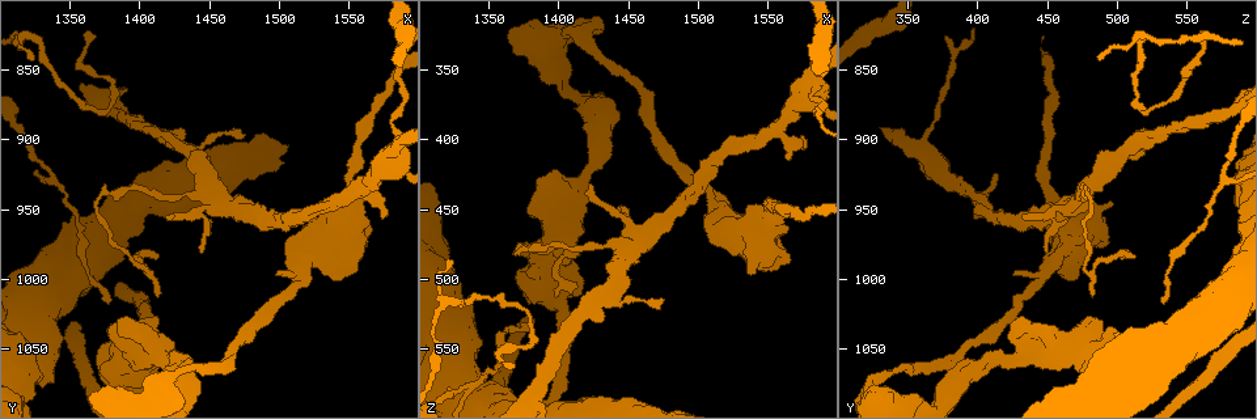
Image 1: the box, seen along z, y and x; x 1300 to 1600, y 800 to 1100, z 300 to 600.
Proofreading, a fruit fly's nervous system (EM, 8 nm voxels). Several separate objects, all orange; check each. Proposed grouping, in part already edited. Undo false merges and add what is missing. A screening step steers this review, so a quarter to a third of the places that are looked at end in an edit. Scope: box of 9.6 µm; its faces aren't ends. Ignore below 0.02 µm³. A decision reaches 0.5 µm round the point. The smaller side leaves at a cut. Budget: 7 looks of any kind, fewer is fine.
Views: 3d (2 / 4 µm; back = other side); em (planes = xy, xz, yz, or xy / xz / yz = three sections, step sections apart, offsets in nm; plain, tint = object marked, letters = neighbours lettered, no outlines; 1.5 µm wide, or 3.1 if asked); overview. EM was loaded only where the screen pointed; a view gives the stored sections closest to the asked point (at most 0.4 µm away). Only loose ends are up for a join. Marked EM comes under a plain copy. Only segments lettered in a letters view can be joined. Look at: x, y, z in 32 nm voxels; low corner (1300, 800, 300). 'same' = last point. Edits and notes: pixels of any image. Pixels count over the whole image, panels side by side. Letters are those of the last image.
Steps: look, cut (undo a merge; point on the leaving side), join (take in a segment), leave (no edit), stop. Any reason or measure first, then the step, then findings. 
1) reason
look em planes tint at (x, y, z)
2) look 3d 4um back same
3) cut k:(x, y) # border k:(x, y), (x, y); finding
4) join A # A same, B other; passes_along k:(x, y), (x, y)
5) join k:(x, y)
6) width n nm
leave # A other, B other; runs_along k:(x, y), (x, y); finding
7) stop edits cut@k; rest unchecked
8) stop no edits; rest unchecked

thin end
look em yz step 4 letters at (1360, 826, 560)

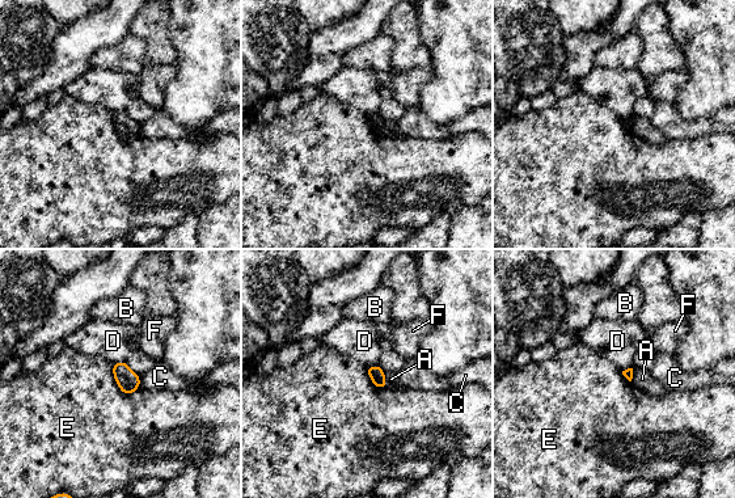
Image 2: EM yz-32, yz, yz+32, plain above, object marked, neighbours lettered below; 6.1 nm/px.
leave # A other, B other, C other, D other, E other, F other; border 2:(112, 364), (125, 393), (140, 387); no lettered segment goes on from it

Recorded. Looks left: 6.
abrupt turn
look em planes letters at (1370, 946, 482)

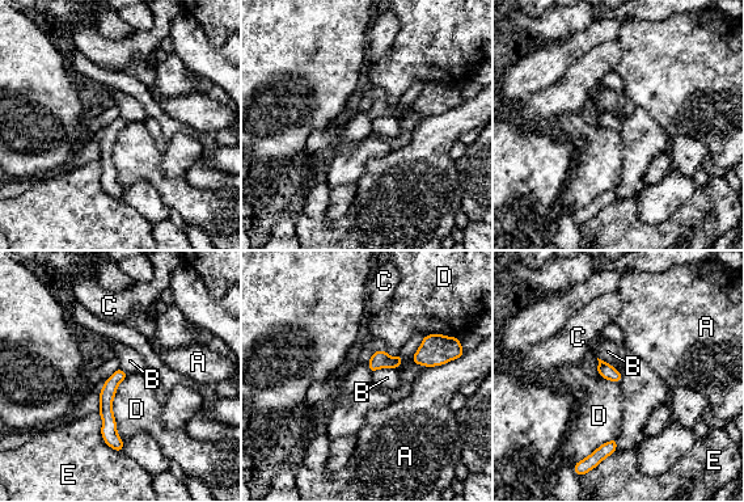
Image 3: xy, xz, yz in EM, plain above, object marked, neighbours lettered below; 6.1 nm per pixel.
longest_contact D 400 nm
leave # A other, B other, C other, D other, E other; border 3:(127, 374), (113, 400), (122, 439); continuous, no second cell

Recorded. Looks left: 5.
an open end
look 3d 2um at (1446, 980, 452)

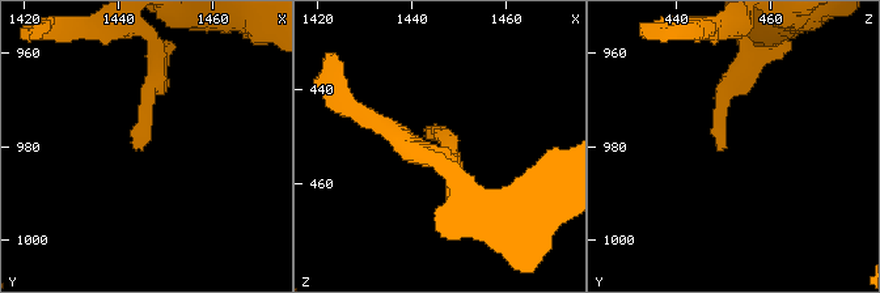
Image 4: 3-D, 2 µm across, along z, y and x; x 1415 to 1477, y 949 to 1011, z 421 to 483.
look em planes letters at (1445, 980, 451)

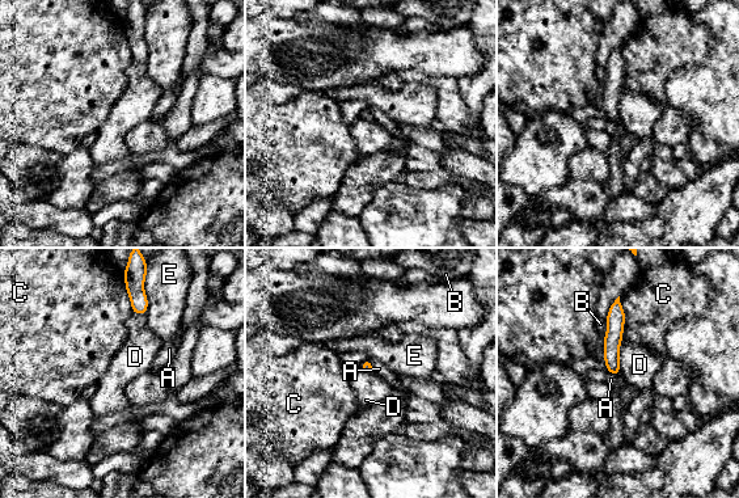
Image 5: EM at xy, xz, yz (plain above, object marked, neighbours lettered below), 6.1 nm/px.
leave # A other, B other, C other, D other, E other; runs_along 5:(616, 304), (612, 340), (613, 370); none of them fits

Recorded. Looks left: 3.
stop no edits; rest unchecked

